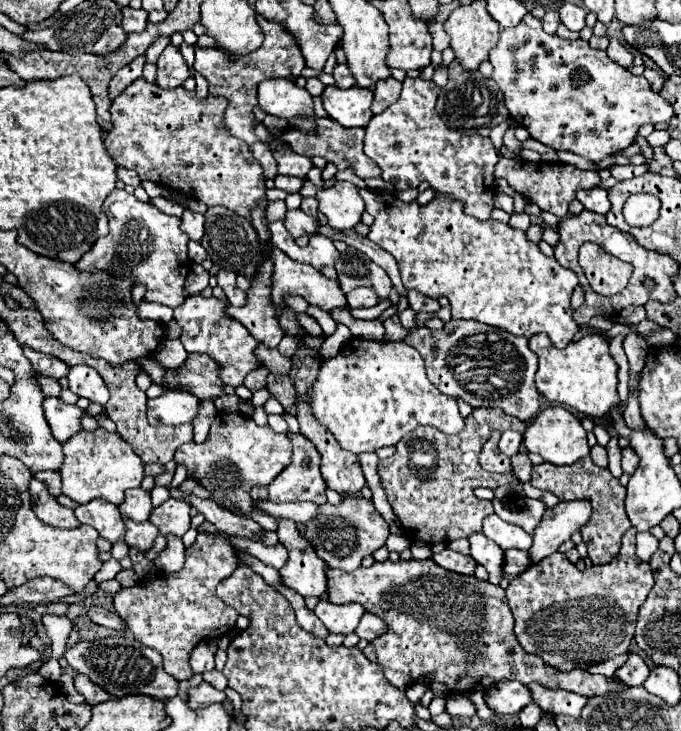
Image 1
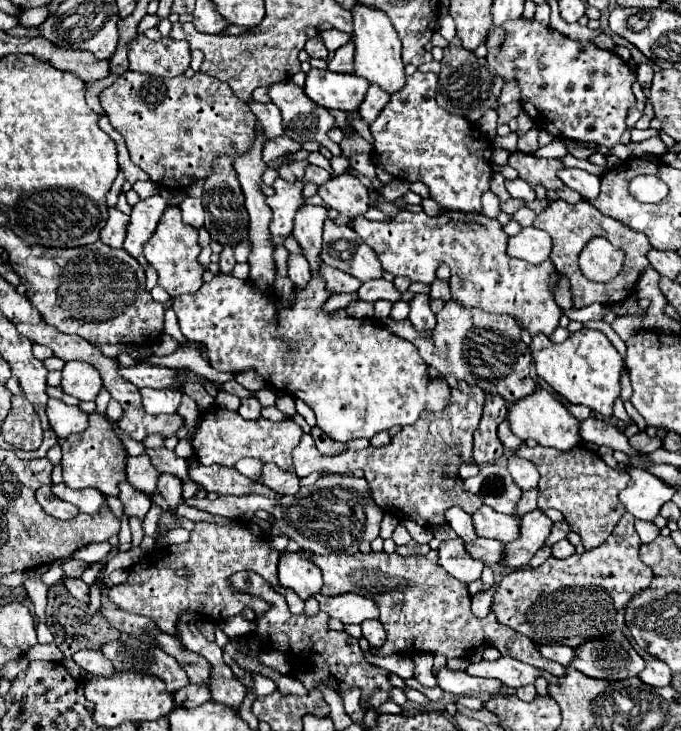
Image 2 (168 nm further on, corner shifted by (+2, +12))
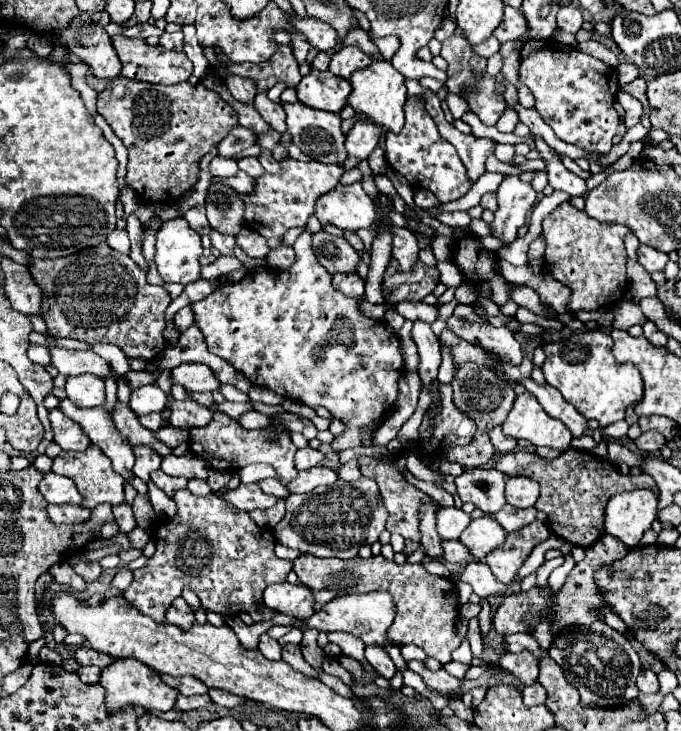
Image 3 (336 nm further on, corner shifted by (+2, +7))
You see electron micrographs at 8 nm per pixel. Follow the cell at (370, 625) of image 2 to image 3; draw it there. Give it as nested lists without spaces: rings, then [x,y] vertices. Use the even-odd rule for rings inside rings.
[[[367,645],[365,647],[365,659],[377,669],[377,673],[385,679],[391,679],[395,675],[395,663],[389,657],[389,653],[385,653],[385,649],[377,647],[377,645]]]

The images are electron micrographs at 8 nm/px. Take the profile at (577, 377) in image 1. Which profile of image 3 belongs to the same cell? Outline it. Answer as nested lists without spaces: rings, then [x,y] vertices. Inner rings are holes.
[[[603,331],[573,333],[565,341],[543,345],[543,375],[547,383],[553,385],[581,415],[597,419],[603,427],[621,421],[625,417],[625,409],[635,405],[643,395],[643,381],[637,373],[637,367],[629,363],[617,363],[611,347],[613,339]]]

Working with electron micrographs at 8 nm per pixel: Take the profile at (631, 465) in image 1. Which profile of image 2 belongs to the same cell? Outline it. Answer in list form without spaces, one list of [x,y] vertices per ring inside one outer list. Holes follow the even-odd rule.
[[[639,432],[639,434],[631,436],[629,442],[633,444],[633,448],[637,448],[637,450],[641,450],[641,452],[645,452],[645,454],[661,448],[661,444],[663,444],[663,440],[661,440],[659,436],[647,436],[645,432]]]

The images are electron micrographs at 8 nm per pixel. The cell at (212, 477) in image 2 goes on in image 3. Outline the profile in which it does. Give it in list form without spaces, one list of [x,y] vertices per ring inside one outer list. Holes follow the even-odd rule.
[[[187,453],[181,457],[169,455],[163,459],[161,469],[169,475],[185,477],[185,479],[207,479],[209,477],[209,465],[195,453]]]

